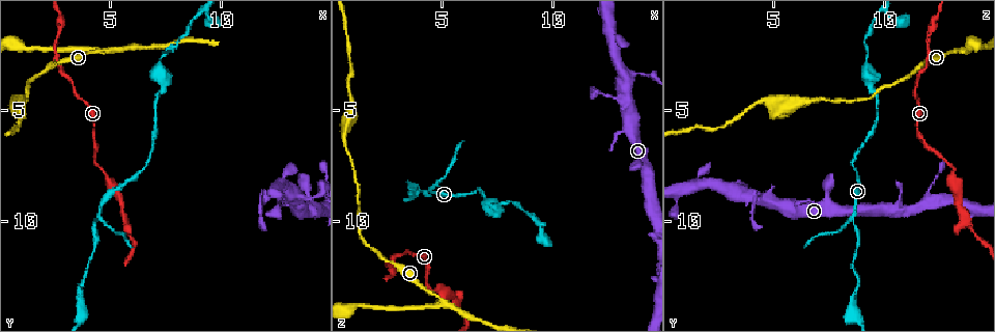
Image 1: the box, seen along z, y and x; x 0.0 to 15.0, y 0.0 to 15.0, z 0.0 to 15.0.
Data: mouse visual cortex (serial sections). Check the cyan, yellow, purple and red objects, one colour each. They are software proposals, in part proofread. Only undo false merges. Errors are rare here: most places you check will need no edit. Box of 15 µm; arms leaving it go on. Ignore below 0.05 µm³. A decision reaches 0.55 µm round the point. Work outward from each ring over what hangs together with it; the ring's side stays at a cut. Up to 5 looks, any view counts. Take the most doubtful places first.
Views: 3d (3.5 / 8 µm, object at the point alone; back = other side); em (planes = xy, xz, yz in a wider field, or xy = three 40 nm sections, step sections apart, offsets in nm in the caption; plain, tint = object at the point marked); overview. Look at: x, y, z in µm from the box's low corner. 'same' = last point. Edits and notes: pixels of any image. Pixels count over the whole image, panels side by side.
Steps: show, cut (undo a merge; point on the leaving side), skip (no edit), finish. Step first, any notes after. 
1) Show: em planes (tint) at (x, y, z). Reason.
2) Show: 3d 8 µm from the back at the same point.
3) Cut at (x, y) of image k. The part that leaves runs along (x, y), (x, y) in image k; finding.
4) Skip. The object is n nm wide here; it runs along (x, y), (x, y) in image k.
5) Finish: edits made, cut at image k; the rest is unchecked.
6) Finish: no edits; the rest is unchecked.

Show: 3d 8 µm at (4.9, 2.4, 13.4). Side arm on a straight run.

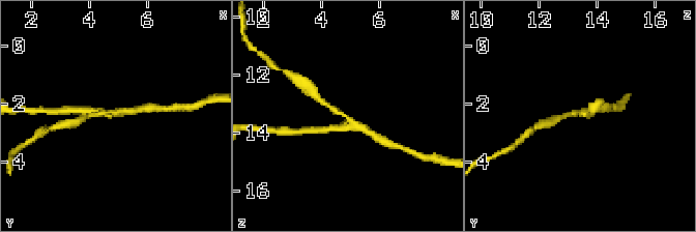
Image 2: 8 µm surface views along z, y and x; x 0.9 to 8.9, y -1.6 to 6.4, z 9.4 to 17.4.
Show: 3d 3.5 µm at (4.9, 2.3, 13.4).

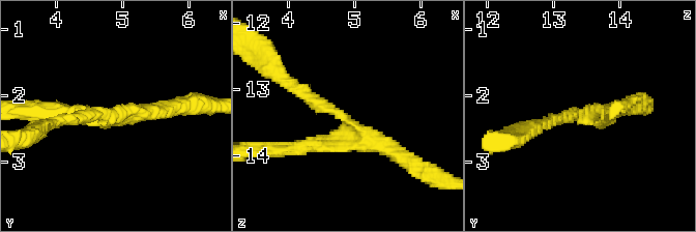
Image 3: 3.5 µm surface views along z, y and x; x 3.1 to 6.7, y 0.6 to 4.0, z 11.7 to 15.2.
Show: em xy step 1 (tint) at (4.85, 2.35, 13.45). 3 arms meet here; the arms are 200, 200, 300 nm wide.

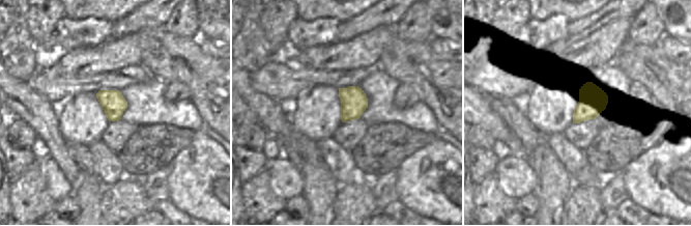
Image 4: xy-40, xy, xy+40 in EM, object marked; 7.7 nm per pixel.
Skip. The object is 200 nm wide here; it runs along (549, 123), (613, 111) in image 3; continuous, no second cell.

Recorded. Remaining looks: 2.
Show: 3d 3.5 µm at (4.4, 9.7, 8.7). Three-way junction.

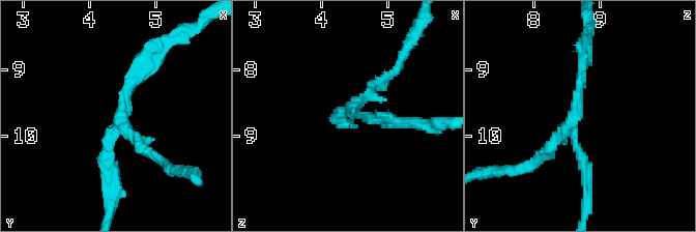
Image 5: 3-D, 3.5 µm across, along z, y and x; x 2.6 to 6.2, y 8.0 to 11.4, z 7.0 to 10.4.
Show: em xy step 2 (tint) at (4.50, 9.70, 8.60). Need the tissue.

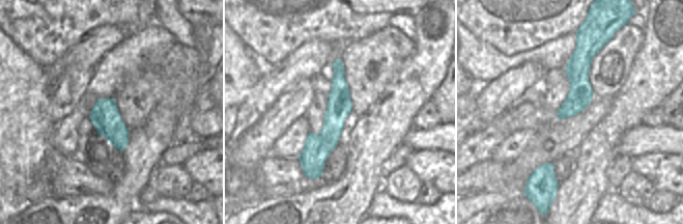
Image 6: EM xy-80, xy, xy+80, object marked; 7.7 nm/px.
Cut at (139, 144) of image 5. The arms are 150, 150, 150 nm wide; the part that leaves runs along (121, 123), (141, 149), (175, 171) in image 5; a second cell is stuck on.

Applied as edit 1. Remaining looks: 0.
Finish: edits made, cut at image 5; the rest is unchecked.

